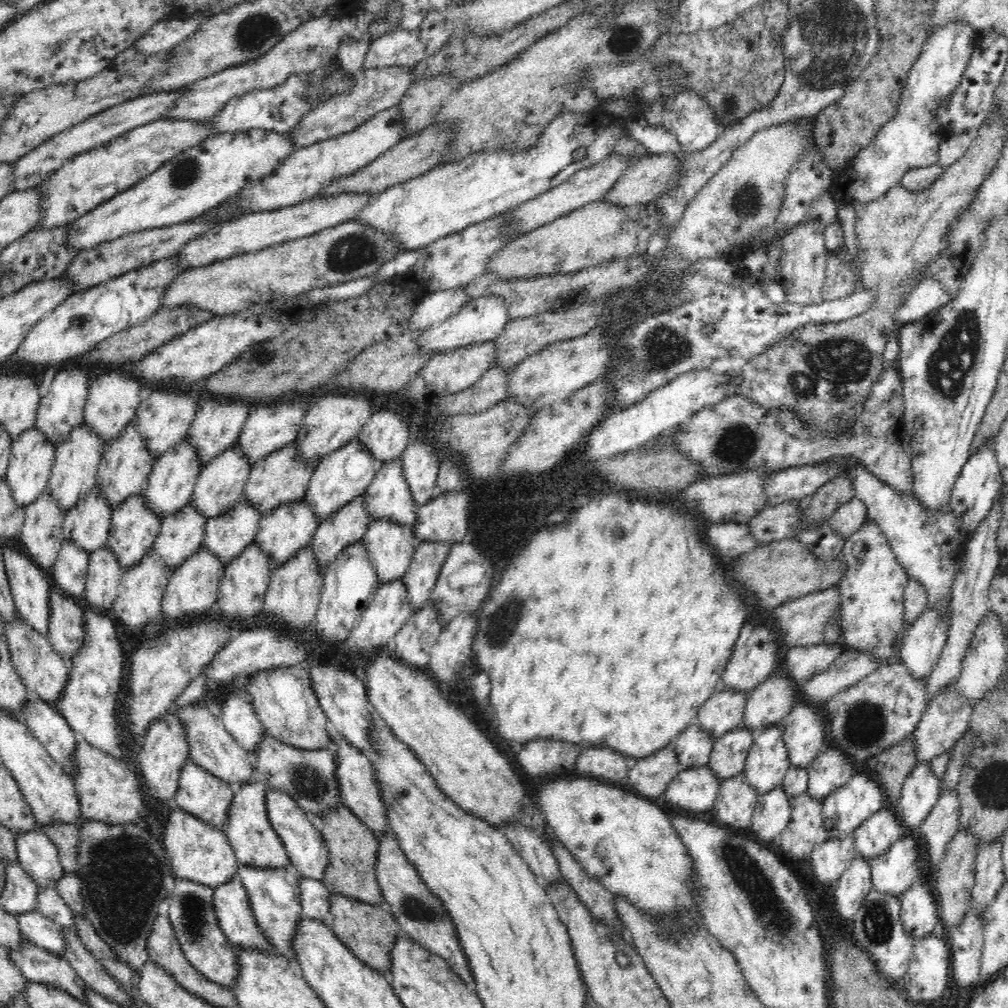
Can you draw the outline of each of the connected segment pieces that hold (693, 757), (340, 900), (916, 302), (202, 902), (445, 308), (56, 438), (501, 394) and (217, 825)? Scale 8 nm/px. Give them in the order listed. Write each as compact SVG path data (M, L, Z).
M695 721L678 736L675 751L682 769L707 766L715 739L702 730Z
M337 892L330 894L330 913L331 921L326 923L342 943L356 955L358 960L388 977L390 950L396 942L396 936L403 934L398 921L388 912L384 912L373 904L364 903Z
M923 278L907 298L905 304L896 310L894 321L899 326L915 323L931 311L946 306L952 300L952 296L945 287L940 286L942 284L938 285L934 278Z
M176 879L175 890L169 894L169 918L179 942L181 955L208 980L223 987L234 986L240 965L235 947L230 945L220 929L213 904L214 888L186 879Z
M464 287L428 294L427 297L418 304L418 308L414 308L414 314L412 314L412 318L410 318L408 331L427 331L427 329L430 329L433 325L440 325L451 315L457 314L469 300L470 296L468 296L468 292L466 292L466 288Z
M62 368L55 374L50 391L41 398L35 422L36 429L43 433L50 442L56 445L65 442L70 432L83 424L83 412L89 393L88 377L86 372L82 372L80 368Z
M500 367L488 369L478 382L448 396L434 399L427 408L427 417L440 419L459 414L476 414L488 410L507 398L508 371Z
M190 758L182 768L176 800L172 804L214 829L224 831L234 796L226 782L215 778Z

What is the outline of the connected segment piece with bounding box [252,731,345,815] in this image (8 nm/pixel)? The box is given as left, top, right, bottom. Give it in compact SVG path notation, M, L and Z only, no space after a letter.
M265 731L264 740L252 756L258 776L263 777L270 788L288 794L304 812L322 815L325 811L345 807L340 799L341 790L336 777L336 749L337 746L332 744L318 750L302 750L276 740Z

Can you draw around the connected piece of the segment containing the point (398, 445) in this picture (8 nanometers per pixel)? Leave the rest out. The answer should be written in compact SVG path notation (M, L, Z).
M379 410L371 414L357 438L381 465L398 460L412 436L404 416Z

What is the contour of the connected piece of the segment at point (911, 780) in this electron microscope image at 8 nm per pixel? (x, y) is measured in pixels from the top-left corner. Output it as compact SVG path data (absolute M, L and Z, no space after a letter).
M918 762L917 766L910 771L898 802L898 818L905 831L914 833L918 826L922 824L924 818L934 809L940 797L941 782L942 780L938 779L938 776L934 775L934 772L930 770L929 763Z

